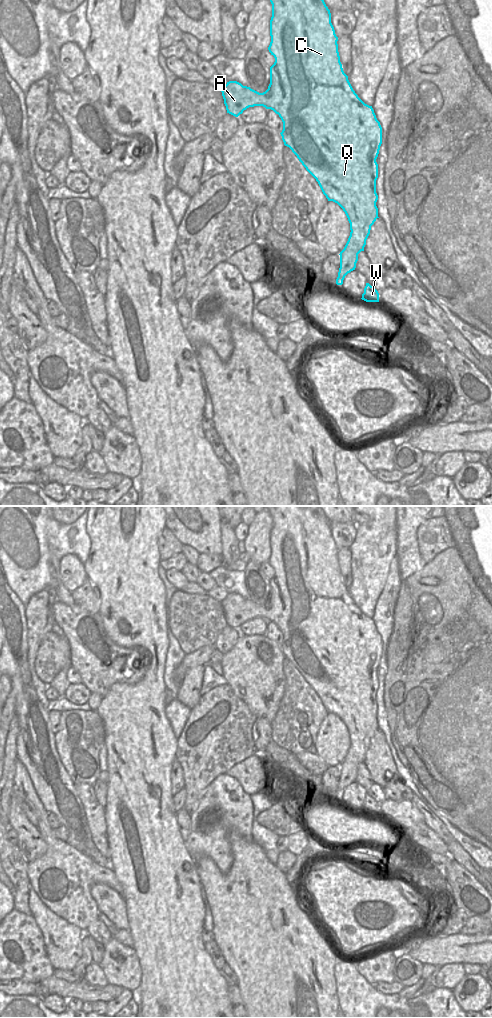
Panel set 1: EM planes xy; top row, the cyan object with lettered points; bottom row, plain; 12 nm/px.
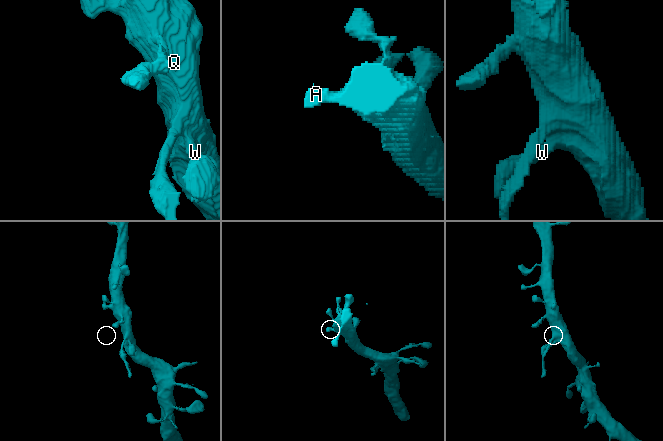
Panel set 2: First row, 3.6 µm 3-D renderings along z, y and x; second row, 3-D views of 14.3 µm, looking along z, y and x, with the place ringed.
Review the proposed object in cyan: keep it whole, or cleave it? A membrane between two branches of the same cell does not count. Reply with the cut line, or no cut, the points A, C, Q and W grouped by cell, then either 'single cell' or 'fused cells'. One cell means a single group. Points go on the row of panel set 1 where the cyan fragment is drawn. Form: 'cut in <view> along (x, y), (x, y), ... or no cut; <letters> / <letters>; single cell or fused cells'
no cut; A C Q W; single cell

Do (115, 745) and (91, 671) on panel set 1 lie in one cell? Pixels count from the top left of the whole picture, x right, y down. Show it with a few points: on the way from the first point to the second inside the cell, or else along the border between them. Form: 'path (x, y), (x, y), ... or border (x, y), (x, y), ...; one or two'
border (122, 683), (115, 682), (103, 697); two

